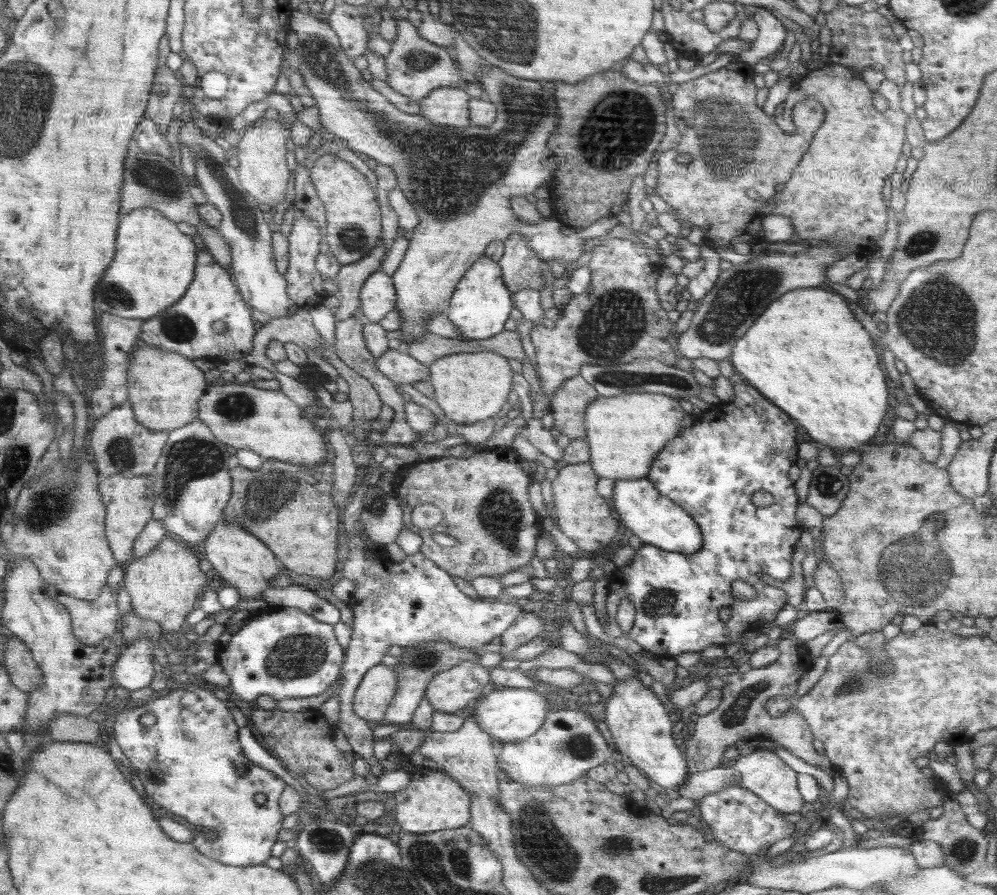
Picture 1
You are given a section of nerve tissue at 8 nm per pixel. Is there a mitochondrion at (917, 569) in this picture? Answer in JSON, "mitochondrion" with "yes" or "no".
{"mitochondrion":"yes"}

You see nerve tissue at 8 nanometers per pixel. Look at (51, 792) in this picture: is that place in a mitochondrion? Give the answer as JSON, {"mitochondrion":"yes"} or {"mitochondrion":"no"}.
{"mitochondrion":"no"}

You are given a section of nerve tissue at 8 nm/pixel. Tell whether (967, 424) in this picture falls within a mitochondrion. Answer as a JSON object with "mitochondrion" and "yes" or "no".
{"mitochondrion":"no"}

